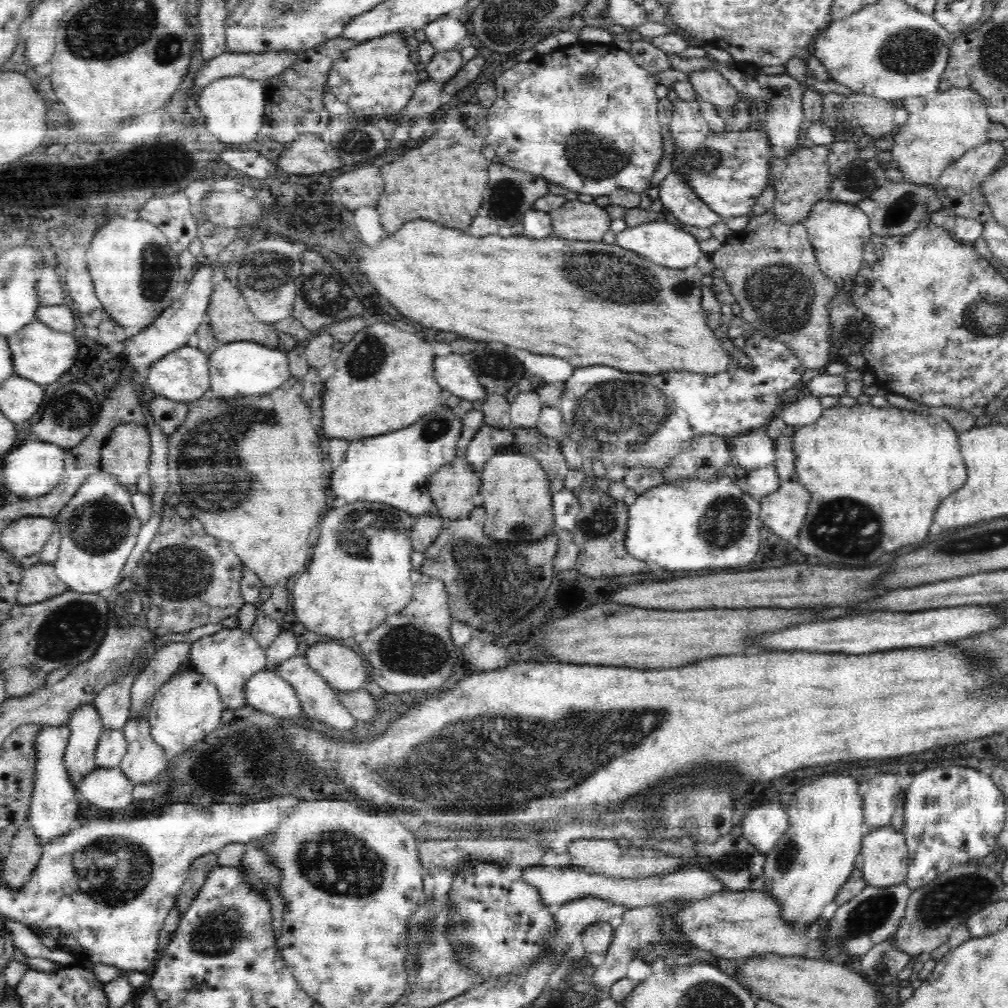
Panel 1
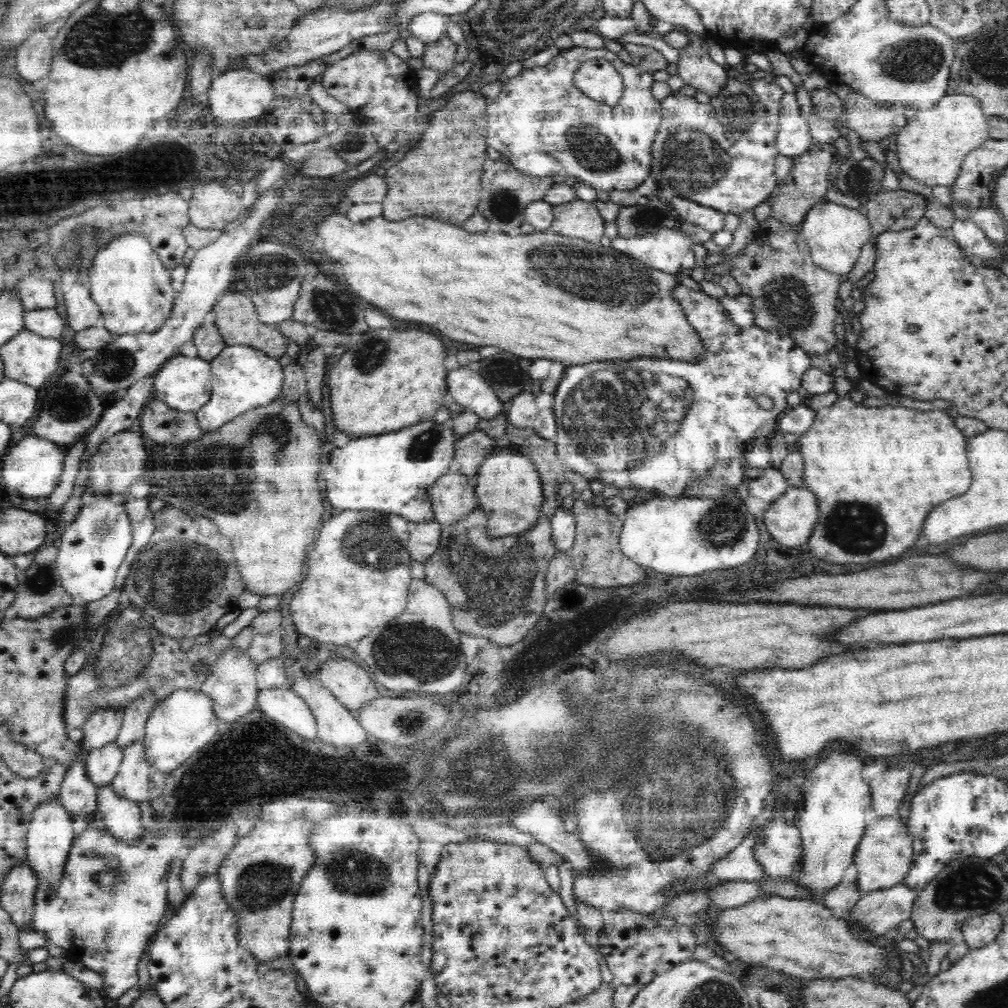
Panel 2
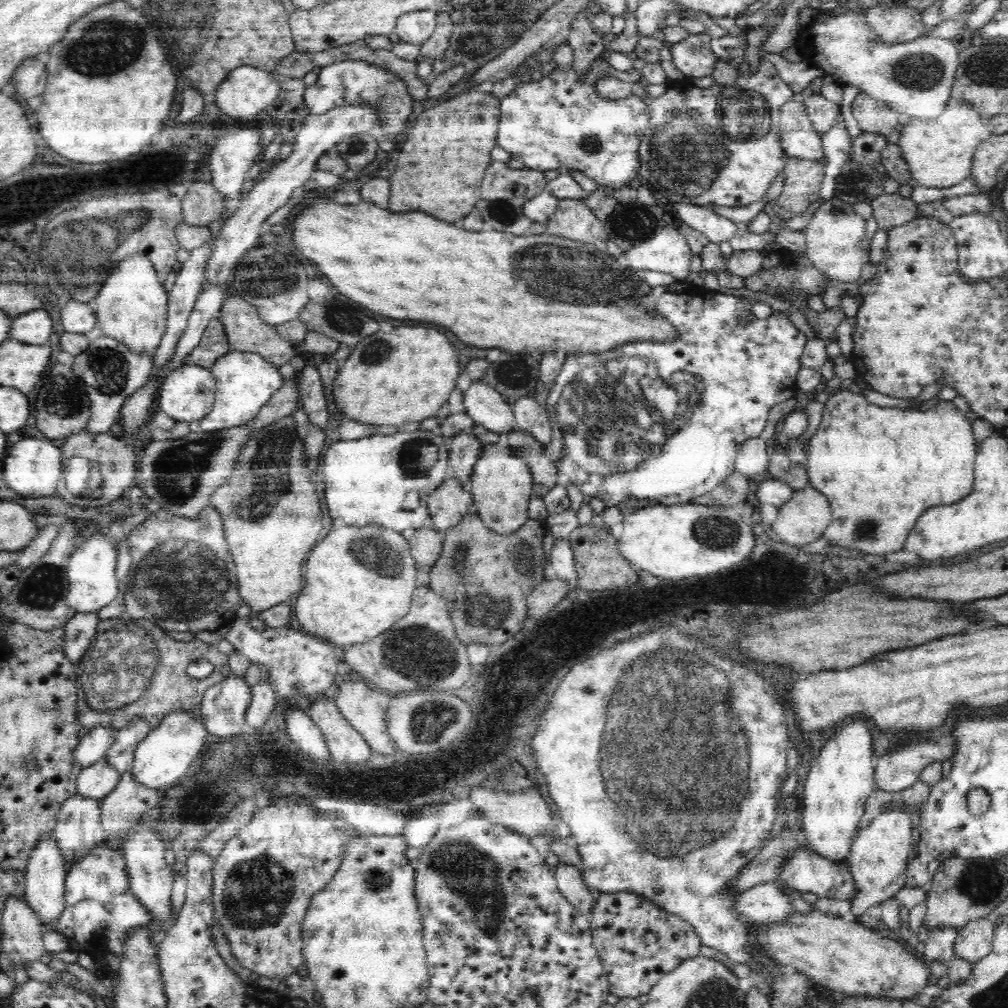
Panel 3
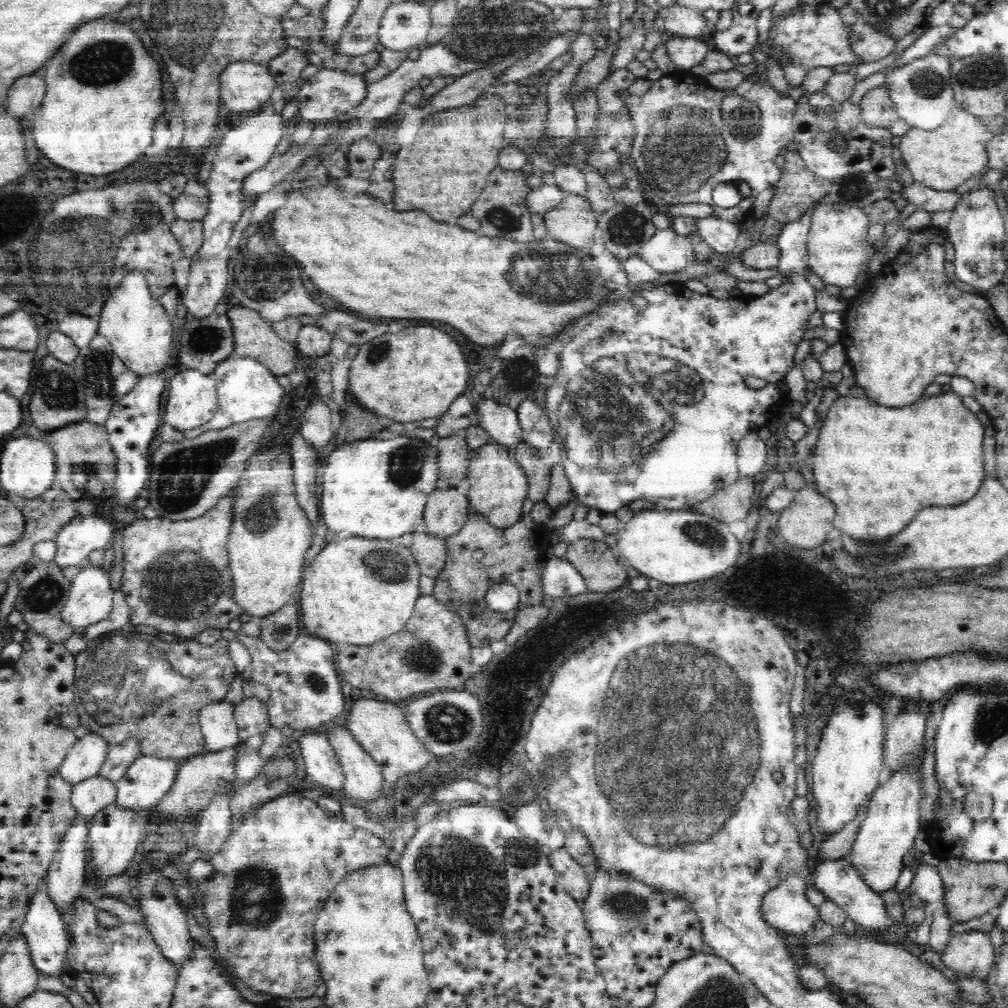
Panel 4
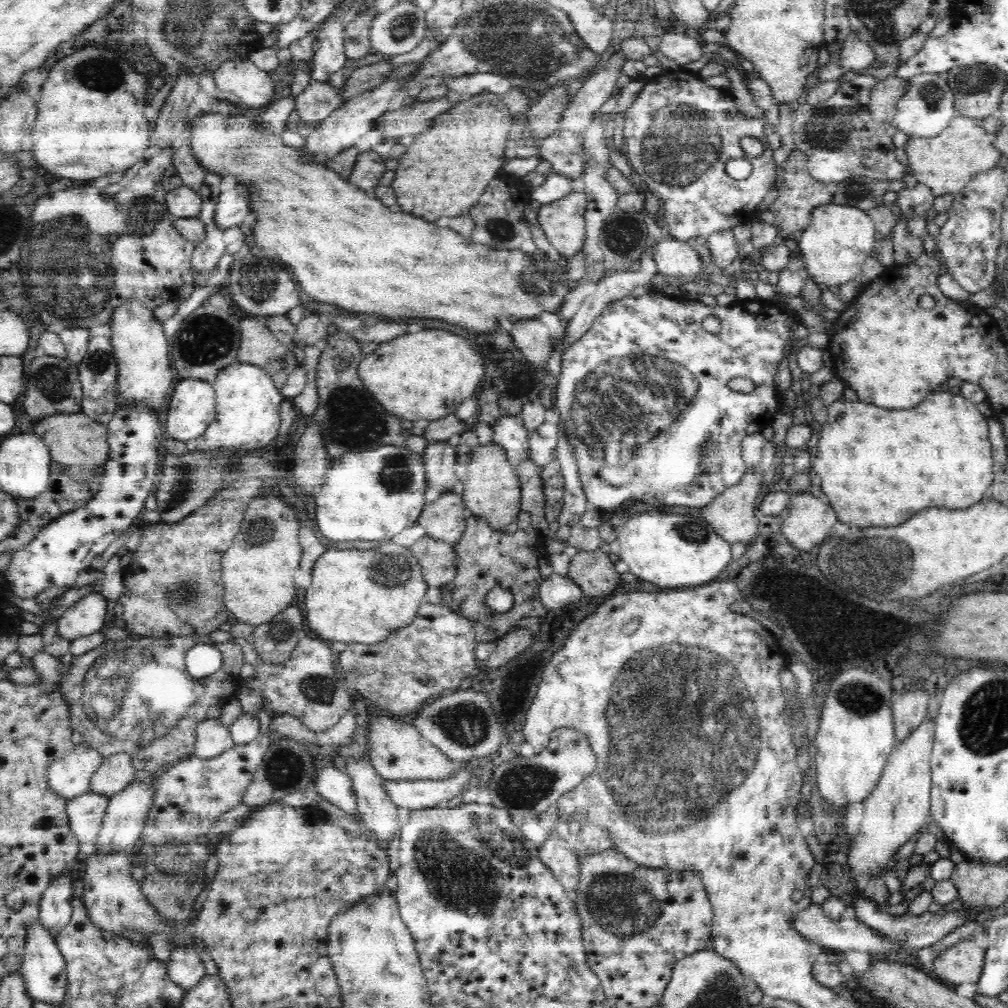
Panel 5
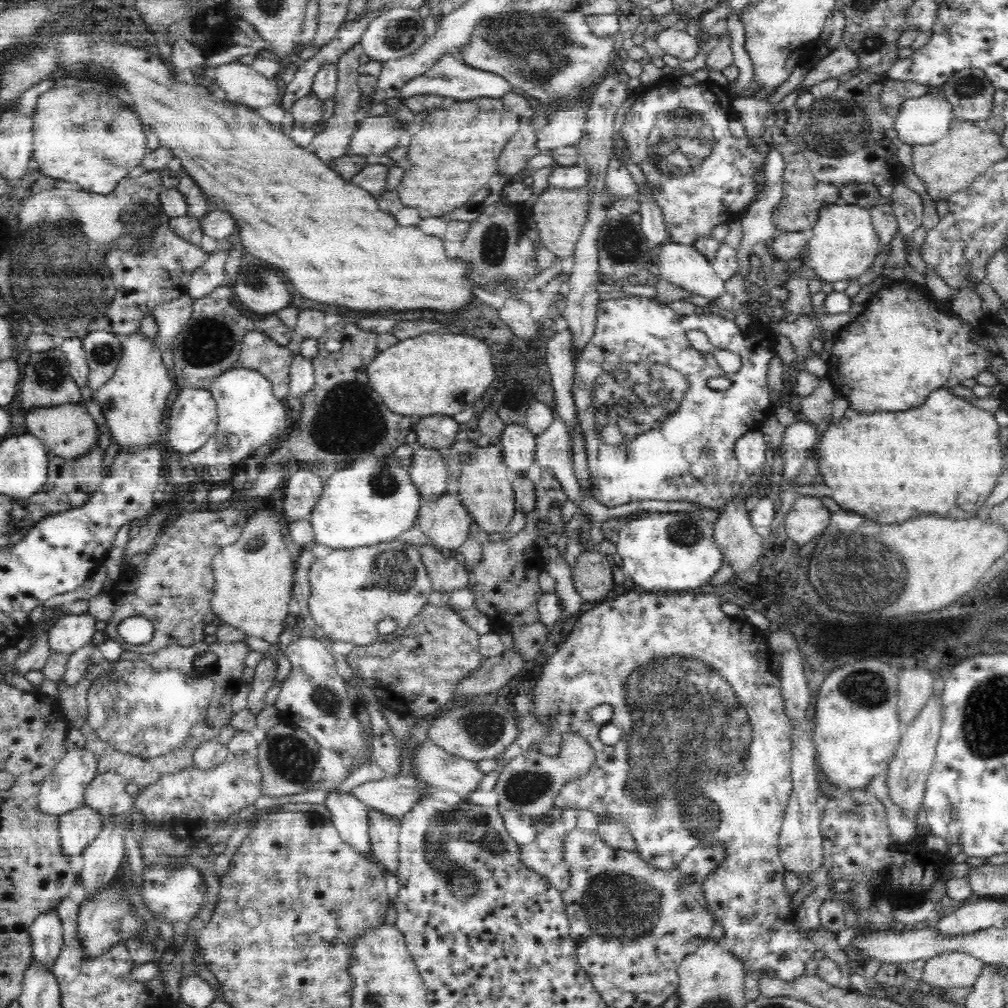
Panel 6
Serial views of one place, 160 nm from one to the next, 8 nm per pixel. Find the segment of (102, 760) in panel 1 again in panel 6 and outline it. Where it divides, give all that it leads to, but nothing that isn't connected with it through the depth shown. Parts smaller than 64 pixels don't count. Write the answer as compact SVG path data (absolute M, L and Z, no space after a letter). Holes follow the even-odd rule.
M85 805L59 816L59 843L65 856L81 855L98 836L103 820L98 810Z

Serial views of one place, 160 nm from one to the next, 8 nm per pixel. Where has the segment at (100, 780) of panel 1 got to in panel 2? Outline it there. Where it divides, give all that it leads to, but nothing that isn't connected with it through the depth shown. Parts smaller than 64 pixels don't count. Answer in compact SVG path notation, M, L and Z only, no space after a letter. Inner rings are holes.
M111 784L98 786L96 797L99 817L118 840L138 844L144 838L145 827L140 818L139 803L116 796Z

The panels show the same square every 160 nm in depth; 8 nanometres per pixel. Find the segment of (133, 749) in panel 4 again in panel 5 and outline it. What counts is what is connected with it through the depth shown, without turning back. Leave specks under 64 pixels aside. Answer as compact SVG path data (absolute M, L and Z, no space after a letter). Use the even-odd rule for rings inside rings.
M127 752L112 754L103 759L98 770L92 775L90 791L100 796L114 796L130 784L134 772L134 761Z

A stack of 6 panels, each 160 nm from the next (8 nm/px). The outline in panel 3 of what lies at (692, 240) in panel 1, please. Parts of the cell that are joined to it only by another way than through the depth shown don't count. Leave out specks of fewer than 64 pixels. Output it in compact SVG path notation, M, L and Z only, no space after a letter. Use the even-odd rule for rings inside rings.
M665 225L650 239L624 252L623 261L633 270L668 272L682 284L690 274L692 250L674 225Z

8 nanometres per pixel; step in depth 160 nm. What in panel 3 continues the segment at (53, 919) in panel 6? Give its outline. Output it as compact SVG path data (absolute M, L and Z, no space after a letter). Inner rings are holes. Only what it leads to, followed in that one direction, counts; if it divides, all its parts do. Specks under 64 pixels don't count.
M74 794L68 798L57 816L53 837L70 867L70 862L84 858L96 842L104 841L101 830L100 800Z

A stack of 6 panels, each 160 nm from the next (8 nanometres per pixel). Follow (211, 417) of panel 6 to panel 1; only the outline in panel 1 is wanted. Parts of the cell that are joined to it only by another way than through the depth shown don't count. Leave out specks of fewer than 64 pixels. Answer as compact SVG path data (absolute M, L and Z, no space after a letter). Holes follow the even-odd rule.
M188 345L156 360L144 374L147 377L147 387L158 396L168 397L168 400L192 402L208 395L211 390L209 356L200 349Z

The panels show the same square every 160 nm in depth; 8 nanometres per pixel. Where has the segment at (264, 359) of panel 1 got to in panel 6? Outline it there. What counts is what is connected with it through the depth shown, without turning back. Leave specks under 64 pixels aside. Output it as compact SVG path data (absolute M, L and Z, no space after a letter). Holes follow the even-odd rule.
M251 368L228 369L211 379L208 389L217 404L216 433L200 451L192 452L189 460L198 482L214 485L232 481L239 470L237 466L260 446L287 435L290 408L275 396L271 381Z

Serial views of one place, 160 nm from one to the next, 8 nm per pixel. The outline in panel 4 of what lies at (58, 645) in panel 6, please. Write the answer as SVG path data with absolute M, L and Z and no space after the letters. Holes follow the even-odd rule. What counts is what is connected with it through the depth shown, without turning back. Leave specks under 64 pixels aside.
M87 562L71 582L69 597L61 612L62 620L75 630L100 622L110 614L113 596L110 576L103 565L96 567Z

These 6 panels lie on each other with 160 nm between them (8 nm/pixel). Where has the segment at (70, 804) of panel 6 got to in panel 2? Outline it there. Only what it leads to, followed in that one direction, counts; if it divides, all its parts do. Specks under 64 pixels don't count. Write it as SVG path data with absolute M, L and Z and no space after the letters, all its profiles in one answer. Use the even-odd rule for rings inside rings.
M100 708L88 718L84 724L83 739L80 741L85 750L102 748L113 742L118 736L121 725L124 721L124 710L113 708Z

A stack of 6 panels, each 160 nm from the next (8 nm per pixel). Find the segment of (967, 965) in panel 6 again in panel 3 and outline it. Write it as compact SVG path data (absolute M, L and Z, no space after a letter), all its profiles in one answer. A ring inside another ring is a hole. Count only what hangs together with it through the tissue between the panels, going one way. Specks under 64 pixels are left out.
M991 917L976 918L959 929L955 957L974 965L993 952L993 937L997 926Z

